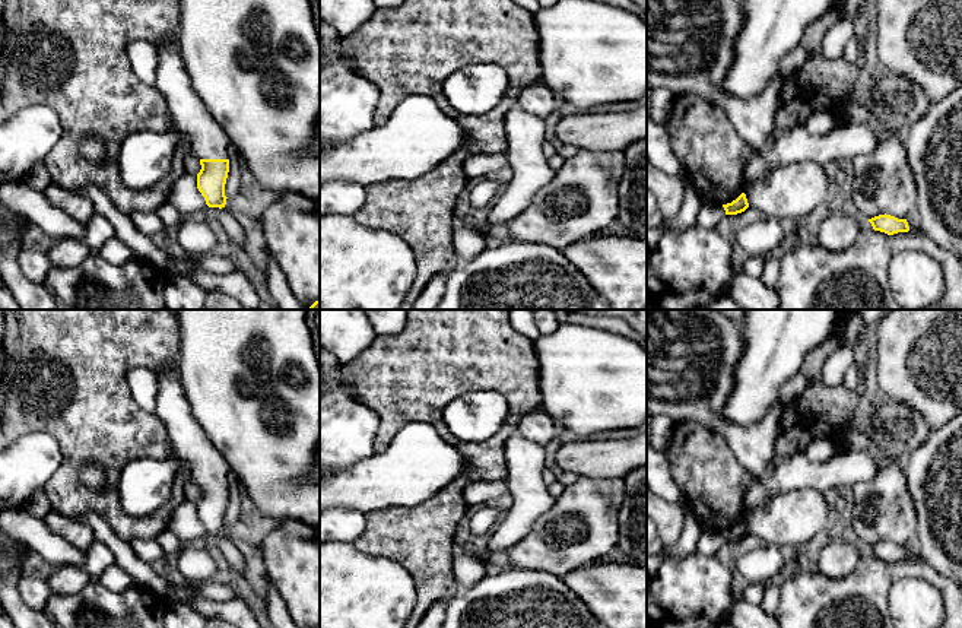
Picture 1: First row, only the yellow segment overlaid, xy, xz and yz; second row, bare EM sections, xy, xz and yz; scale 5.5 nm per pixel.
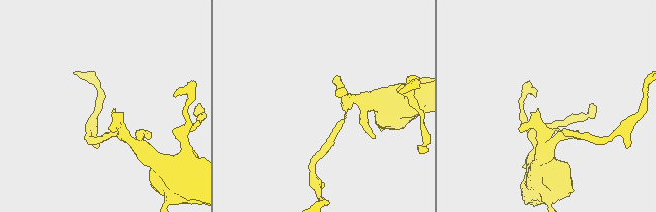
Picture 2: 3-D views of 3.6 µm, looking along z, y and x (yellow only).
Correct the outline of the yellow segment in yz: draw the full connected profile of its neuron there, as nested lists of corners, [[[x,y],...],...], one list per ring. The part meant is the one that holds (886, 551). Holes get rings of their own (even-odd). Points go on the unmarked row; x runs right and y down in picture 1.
[[[886,540],[871,545],[869,546],[869,549],[871,551],[874,558],[880,558],[888,562],[909,558],[907,546],[898,546]]]

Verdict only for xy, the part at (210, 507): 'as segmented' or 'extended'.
extended

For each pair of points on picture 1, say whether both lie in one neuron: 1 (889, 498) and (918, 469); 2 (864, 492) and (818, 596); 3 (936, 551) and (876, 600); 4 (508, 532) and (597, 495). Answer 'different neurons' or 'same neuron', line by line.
1: different neurons
2: different neurons
3: different neurons
4: different neurons

